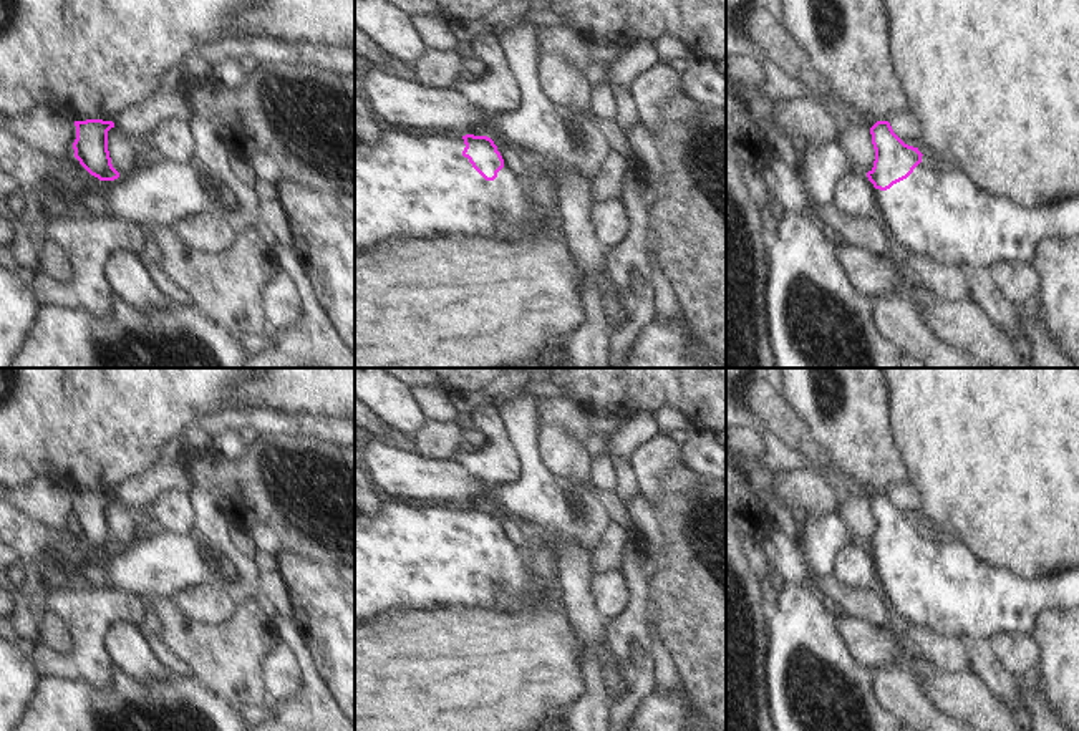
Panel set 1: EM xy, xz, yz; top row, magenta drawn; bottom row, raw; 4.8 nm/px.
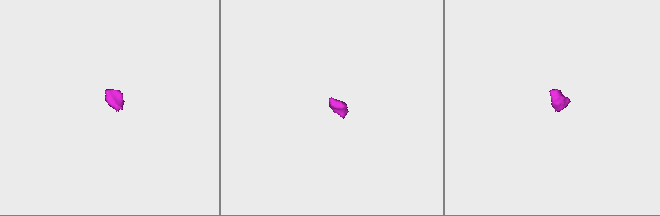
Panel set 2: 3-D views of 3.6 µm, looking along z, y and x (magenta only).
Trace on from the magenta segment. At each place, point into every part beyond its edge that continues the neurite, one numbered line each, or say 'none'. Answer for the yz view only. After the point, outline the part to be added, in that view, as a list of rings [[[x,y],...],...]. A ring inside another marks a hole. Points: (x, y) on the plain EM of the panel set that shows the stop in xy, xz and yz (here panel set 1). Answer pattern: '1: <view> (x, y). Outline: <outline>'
1: yz (940, 584). Outline: [[[922,527],[913,544],[887,562],[875,560],[877,575],[898,615],[946,638],[1031,635],[1041,612],[1079,603],[1079,567],[1021,577],[981,562],[960,539]]]

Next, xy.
1: xy (35, 541). Outline: [[[0,492],[0,542],[15,549],[25,564],[41,569],[51,554],[58,554],[65,564],[56,572],[81,570],[90,565],[99,550],[91,547],[76,530],[73,537],[45,522],[22,512]],[[73,527],[75,529],[75,527]],[[75,529],[76,530],[76,529]]]

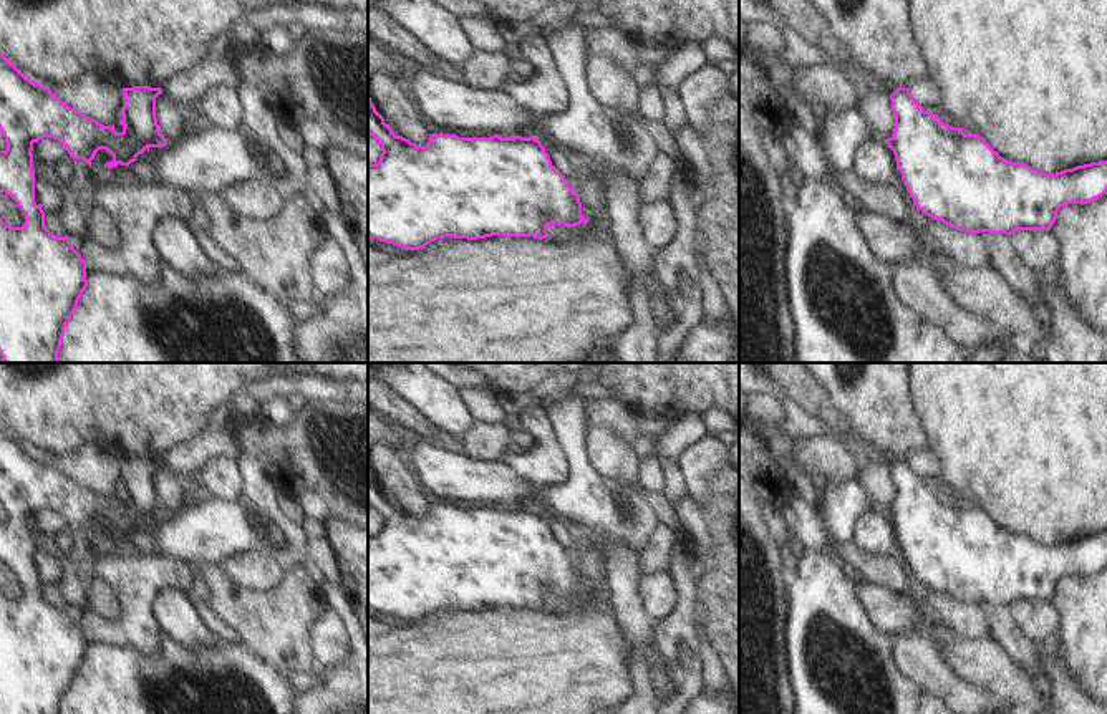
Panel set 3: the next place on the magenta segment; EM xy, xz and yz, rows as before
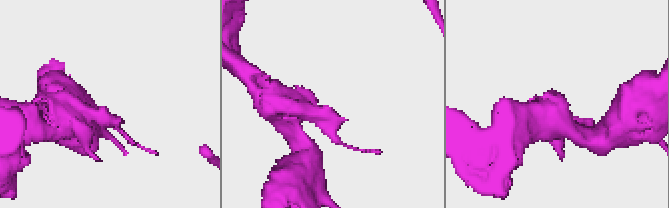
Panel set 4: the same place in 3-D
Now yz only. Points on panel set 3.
none.

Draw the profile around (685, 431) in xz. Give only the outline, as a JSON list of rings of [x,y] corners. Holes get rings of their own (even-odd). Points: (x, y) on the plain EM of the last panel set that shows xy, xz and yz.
[[[686,412],[673,419],[656,439],[655,454],[678,462],[689,447],[706,437],[709,437],[709,432],[701,414]]]

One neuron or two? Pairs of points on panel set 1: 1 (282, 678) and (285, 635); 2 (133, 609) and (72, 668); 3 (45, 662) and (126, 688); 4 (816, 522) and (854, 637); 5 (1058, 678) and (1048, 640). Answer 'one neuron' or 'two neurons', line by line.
1: two neurons
2: one neuron
3: two neurons
4: two neurons
5: one neuron

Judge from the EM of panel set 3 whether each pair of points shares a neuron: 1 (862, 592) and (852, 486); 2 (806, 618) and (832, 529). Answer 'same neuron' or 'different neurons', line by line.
1: different neurons
2: same neuron

